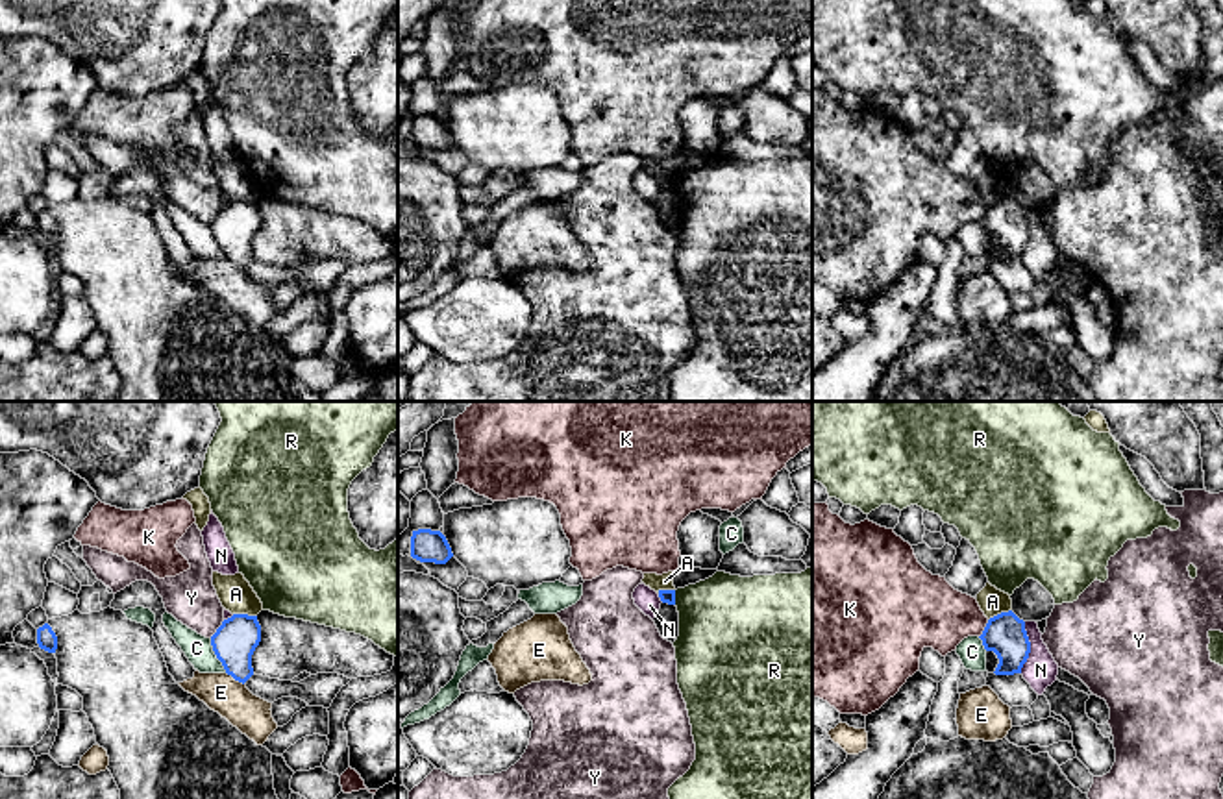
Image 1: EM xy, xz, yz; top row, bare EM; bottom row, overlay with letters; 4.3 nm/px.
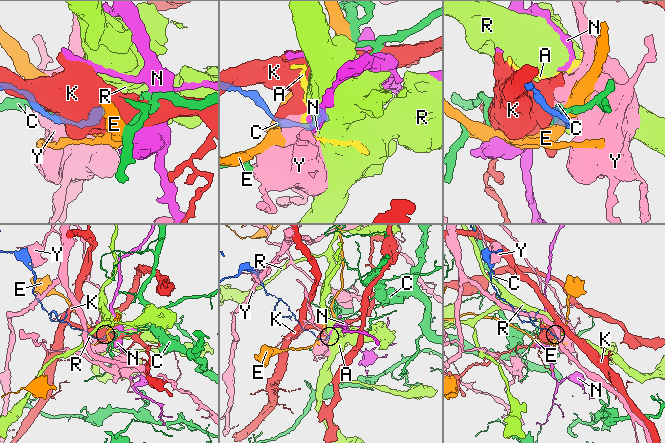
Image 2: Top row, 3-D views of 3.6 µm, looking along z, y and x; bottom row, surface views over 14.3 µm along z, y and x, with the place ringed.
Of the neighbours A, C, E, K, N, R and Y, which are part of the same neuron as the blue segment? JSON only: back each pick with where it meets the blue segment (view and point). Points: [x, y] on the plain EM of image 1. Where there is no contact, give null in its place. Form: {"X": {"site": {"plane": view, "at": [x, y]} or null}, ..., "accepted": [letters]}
{"accepted": []}

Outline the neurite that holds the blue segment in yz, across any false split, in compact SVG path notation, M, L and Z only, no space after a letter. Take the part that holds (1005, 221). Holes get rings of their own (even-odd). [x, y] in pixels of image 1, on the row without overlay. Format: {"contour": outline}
{"contour": "M1012 196L1001 198L988 205L979 222L986 237L994 237L999 244L995 261L1021 259L1031 239L1031 227L1025 216L1025 207Z"}

